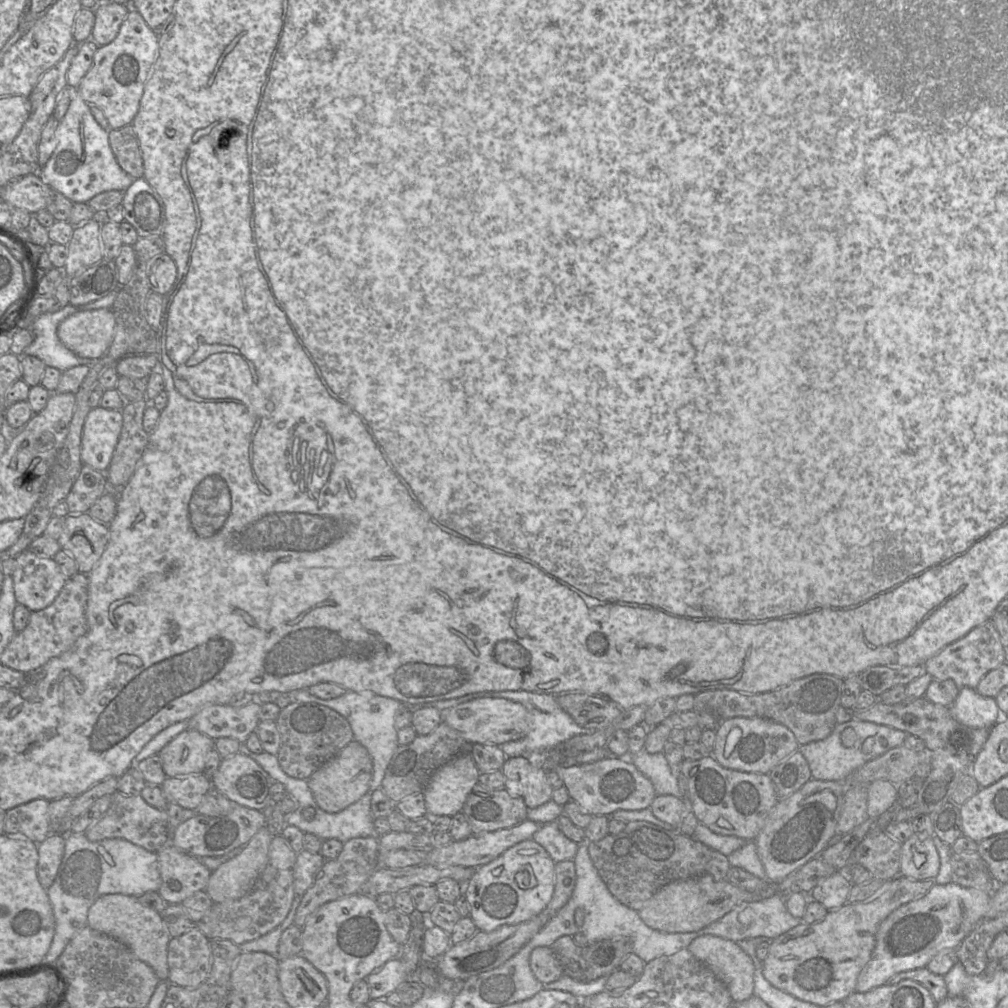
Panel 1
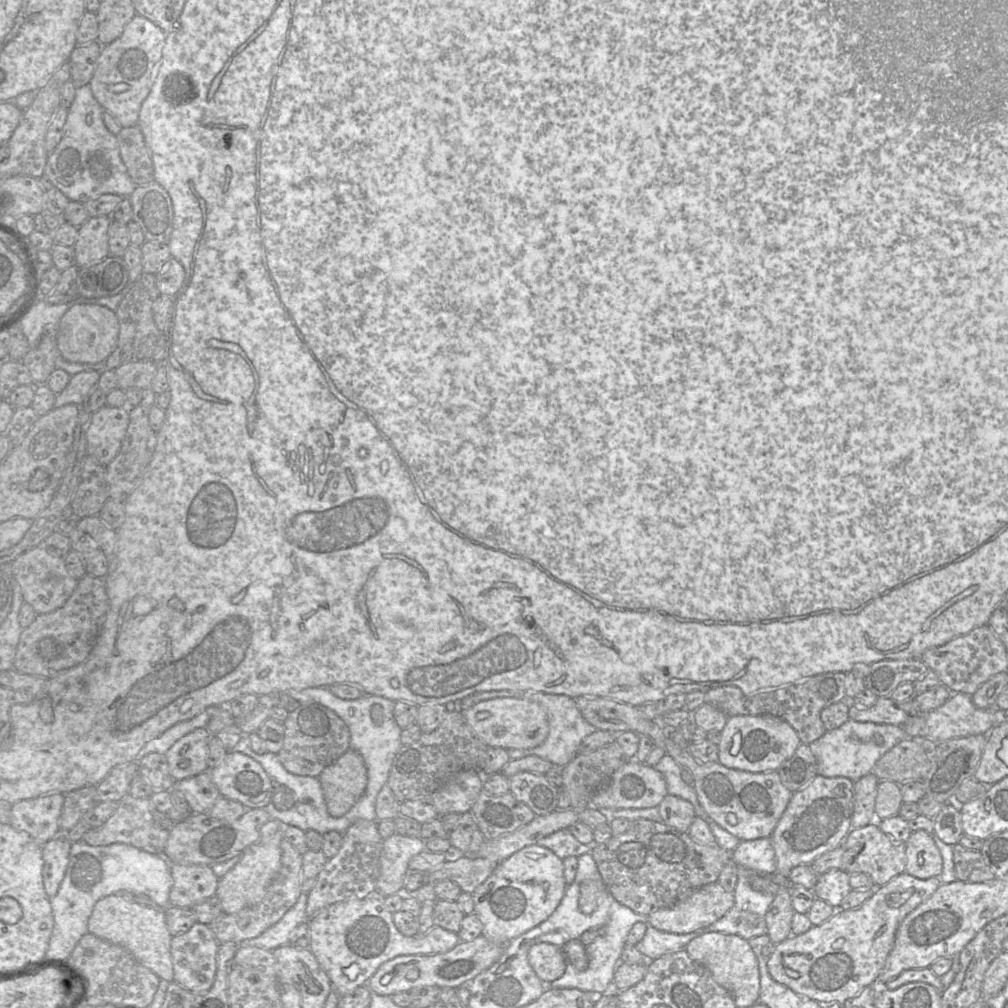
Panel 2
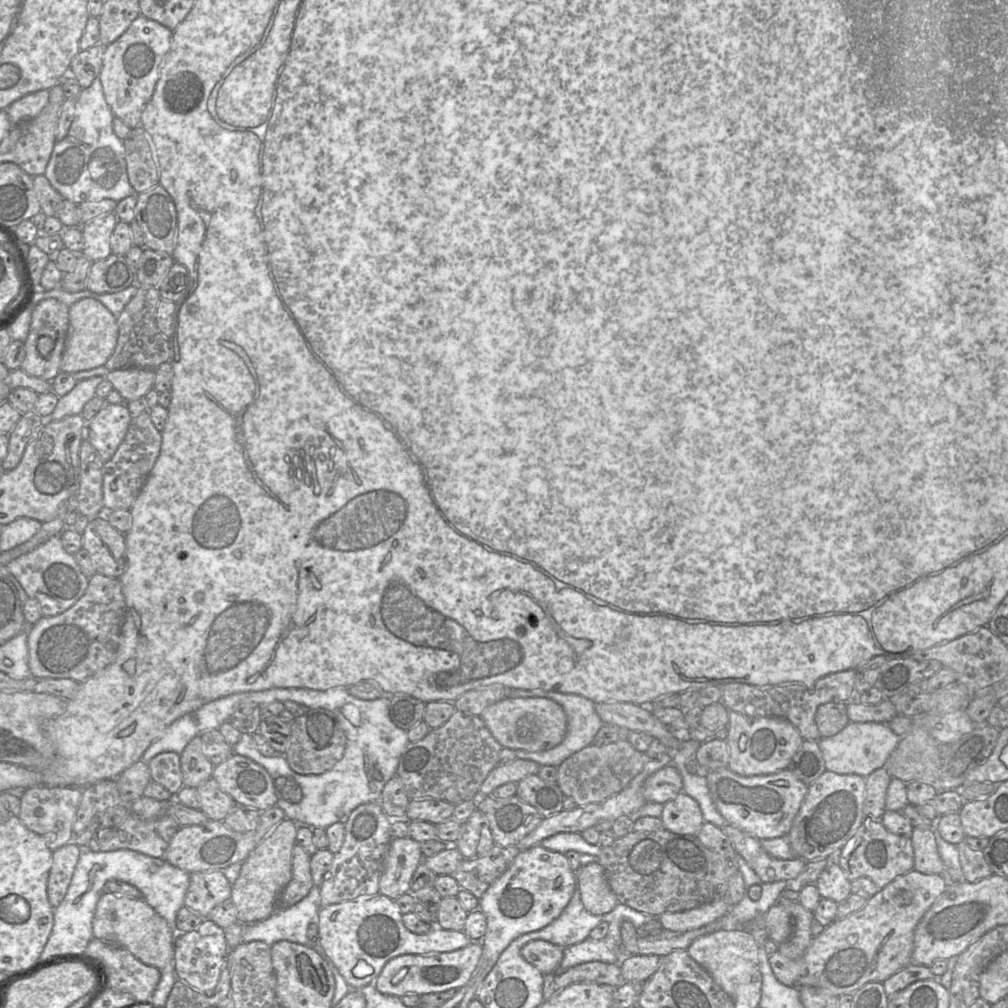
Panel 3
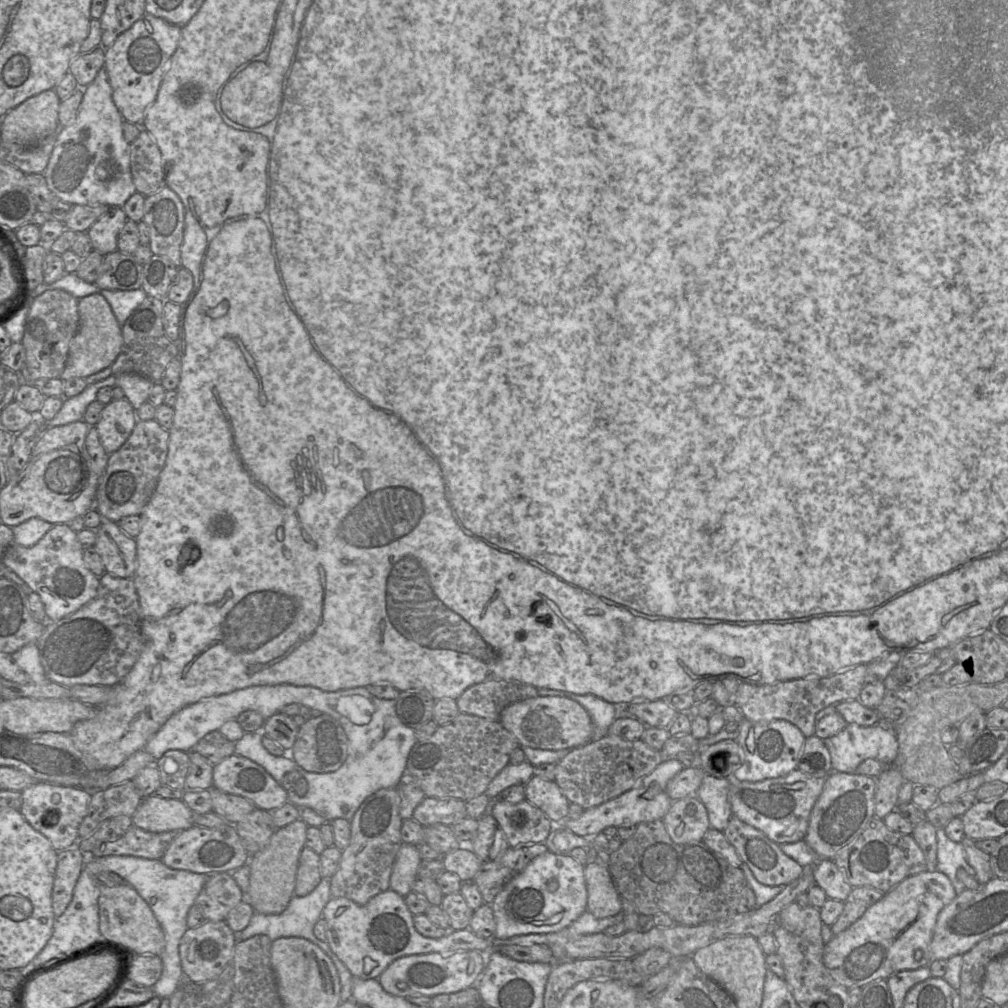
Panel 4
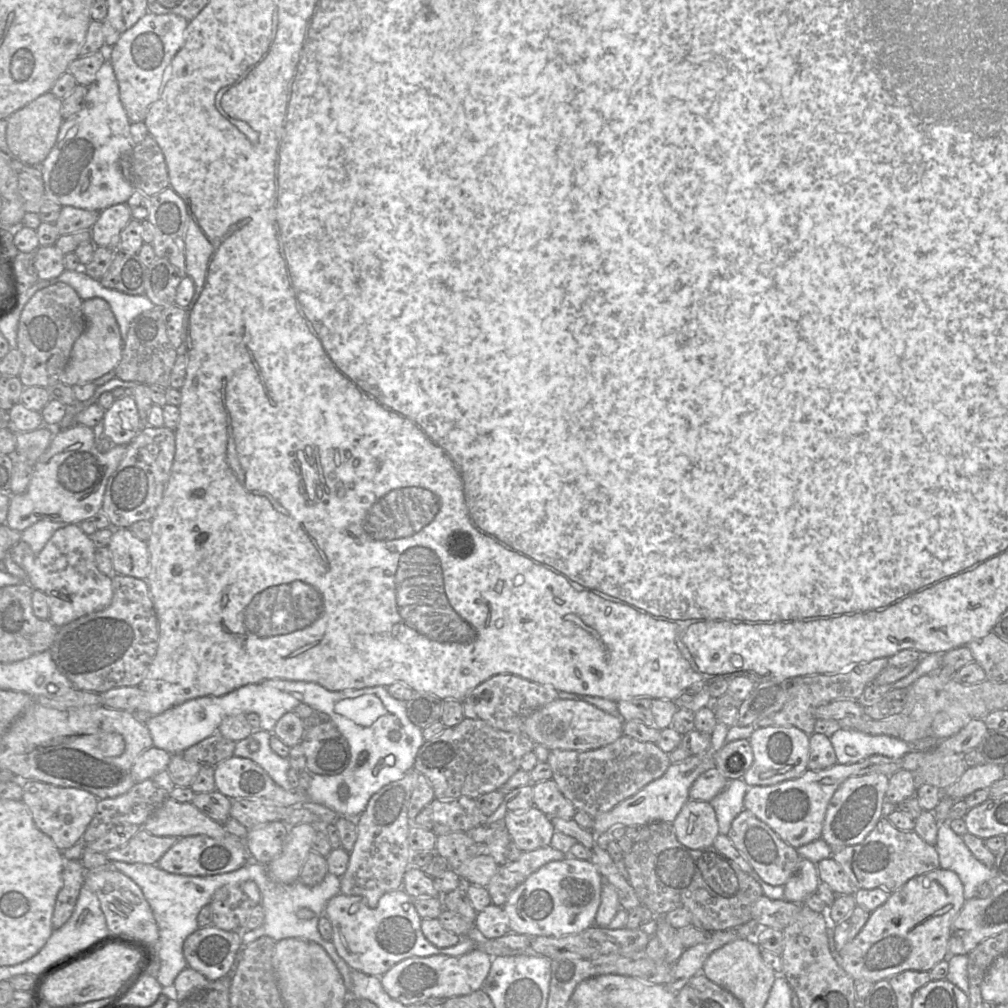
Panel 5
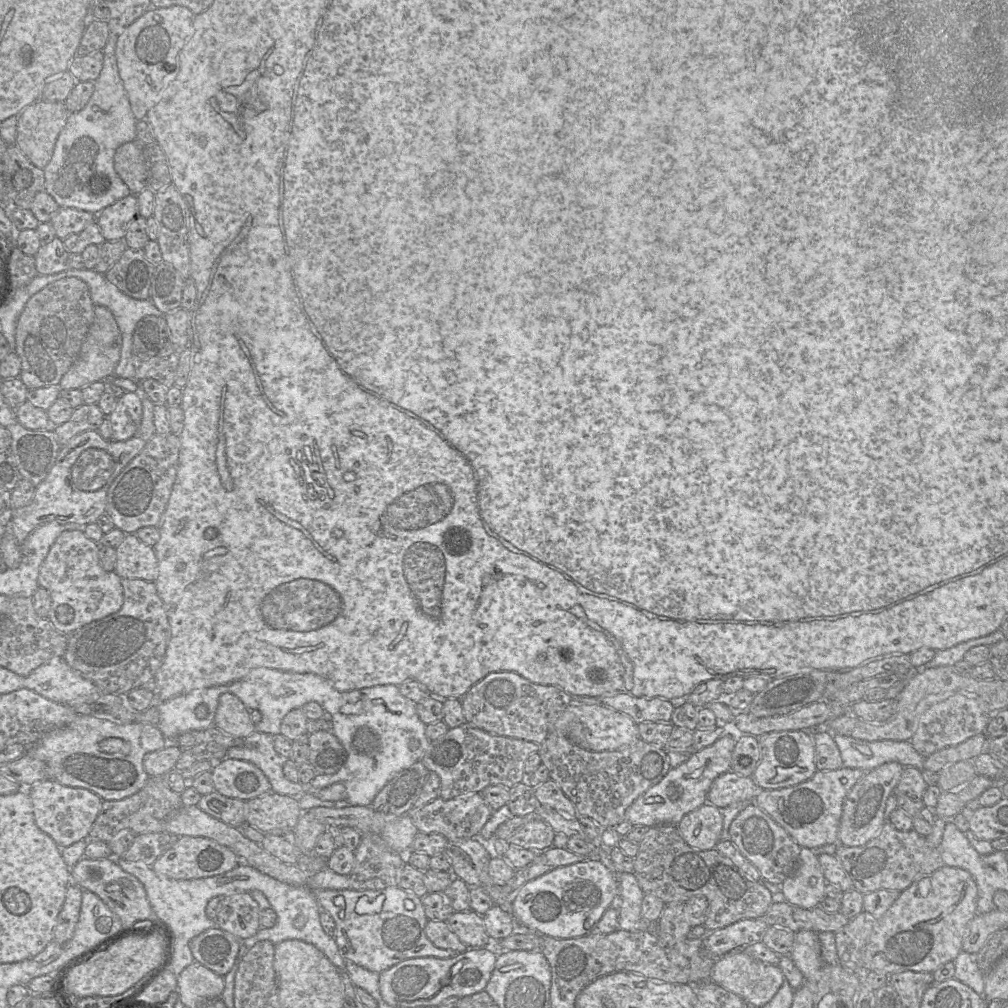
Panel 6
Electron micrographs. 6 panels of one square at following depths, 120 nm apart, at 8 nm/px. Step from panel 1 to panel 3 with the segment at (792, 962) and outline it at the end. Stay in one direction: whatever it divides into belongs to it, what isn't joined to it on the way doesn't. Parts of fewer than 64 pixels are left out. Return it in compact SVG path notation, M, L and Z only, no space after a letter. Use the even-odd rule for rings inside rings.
M911 870L893 880L858 911L843 919L836 919L823 932L814 937L804 955L789 959L775 951L768 962L776 979L789 987L813 986L829 991L835 996L854 994L868 982L881 982L905 968L912 962L914 931L934 902L943 894L947 886L941 874L923 874Z

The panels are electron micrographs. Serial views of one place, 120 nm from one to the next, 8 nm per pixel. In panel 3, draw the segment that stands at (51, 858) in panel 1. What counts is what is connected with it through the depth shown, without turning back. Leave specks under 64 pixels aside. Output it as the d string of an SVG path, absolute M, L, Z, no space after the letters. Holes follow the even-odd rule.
M72 840L52 853L47 893L50 905L54 909L60 905L67 893L82 851Z

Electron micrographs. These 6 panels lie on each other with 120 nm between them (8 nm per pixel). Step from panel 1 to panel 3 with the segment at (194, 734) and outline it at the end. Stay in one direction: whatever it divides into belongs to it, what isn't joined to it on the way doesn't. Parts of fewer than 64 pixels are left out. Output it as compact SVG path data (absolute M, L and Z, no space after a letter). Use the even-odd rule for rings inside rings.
M201 736L194 737L180 754L183 784L197 788L212 777L214 765L202 750Z

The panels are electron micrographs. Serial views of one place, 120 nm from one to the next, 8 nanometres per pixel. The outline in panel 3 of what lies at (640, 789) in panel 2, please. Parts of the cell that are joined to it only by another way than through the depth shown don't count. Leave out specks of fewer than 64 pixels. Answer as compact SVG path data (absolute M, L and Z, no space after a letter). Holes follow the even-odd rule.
M666 766L653 773L643 786L643 796L647 803L665 804L682 791L682 777L673 766Z

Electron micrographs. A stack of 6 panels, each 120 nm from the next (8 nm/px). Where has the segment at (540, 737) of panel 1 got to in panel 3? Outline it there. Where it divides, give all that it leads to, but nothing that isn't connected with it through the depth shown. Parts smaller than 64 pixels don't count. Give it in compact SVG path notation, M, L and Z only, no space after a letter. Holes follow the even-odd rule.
M552 691L552 693L539 693L537 697L554 700L564 709L567 716L566 735L560 744L549 750L528 752L519 749L515 750L515 754L518 759L532 760L541 766L548 765L558 767L564 760L581 749L591 745L595 735L603 726L604 722L601 720L595 710L595 703L584 696L573 693Z

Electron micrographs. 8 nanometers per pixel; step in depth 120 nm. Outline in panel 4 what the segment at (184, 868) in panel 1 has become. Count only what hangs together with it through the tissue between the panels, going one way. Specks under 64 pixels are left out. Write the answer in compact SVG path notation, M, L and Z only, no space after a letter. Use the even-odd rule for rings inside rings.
M227 872L209 875L195 906L200 908L206 921L225 921L228 913L245 900L245 895Z

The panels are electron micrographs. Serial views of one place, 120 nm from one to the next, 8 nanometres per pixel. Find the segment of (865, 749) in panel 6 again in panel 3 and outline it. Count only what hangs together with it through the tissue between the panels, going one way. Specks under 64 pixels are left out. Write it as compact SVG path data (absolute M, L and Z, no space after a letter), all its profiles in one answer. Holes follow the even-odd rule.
M850 721L840 732L830 737L820 738L818 743L827 771L867 777L883 768L899 740L900 737L891 730L887 723Z

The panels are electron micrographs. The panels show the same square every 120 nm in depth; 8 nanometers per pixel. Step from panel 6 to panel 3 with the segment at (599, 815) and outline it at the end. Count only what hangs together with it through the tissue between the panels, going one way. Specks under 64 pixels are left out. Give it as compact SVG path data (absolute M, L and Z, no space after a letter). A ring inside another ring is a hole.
M627 740L617 741L605 745L589 745L576 752L558 767L557 784L565 796L571 797L578 806L602 802L622 791L643 770L649 761L648 756L636 750Z

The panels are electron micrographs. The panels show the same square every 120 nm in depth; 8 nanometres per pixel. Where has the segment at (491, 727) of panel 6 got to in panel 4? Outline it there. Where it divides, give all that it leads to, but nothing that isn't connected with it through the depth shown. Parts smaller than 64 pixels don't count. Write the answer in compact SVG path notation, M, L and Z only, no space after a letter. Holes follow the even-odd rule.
M486 680L466 689L456 702L460 713L496 721L509 704L538 696L537 689L525 683Z

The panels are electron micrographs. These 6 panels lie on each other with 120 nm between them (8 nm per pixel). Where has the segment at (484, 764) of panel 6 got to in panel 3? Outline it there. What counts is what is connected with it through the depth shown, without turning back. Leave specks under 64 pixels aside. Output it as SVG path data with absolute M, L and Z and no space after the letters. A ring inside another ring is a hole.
M455 710L446 723L430 728L423 739L409 741L401 755L397 775L410 800L433 798L456 805L480 797L480 787L498 765L502 748L479 716Z

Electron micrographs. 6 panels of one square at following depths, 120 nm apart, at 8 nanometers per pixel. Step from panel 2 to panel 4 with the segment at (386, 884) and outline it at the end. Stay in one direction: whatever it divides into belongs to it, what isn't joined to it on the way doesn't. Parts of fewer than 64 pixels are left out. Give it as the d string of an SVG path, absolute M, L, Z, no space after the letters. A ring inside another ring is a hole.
M402 843L393 865L390 889L403 897L412 892L421 861L416 845Z

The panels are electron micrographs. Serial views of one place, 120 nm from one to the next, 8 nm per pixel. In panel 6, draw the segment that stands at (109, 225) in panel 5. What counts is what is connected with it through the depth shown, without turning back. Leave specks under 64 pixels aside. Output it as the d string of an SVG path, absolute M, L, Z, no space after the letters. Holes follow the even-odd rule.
M128 196L104 208L97 216L96 223L105 241L124 239L129 224L138 216L137 196Z

